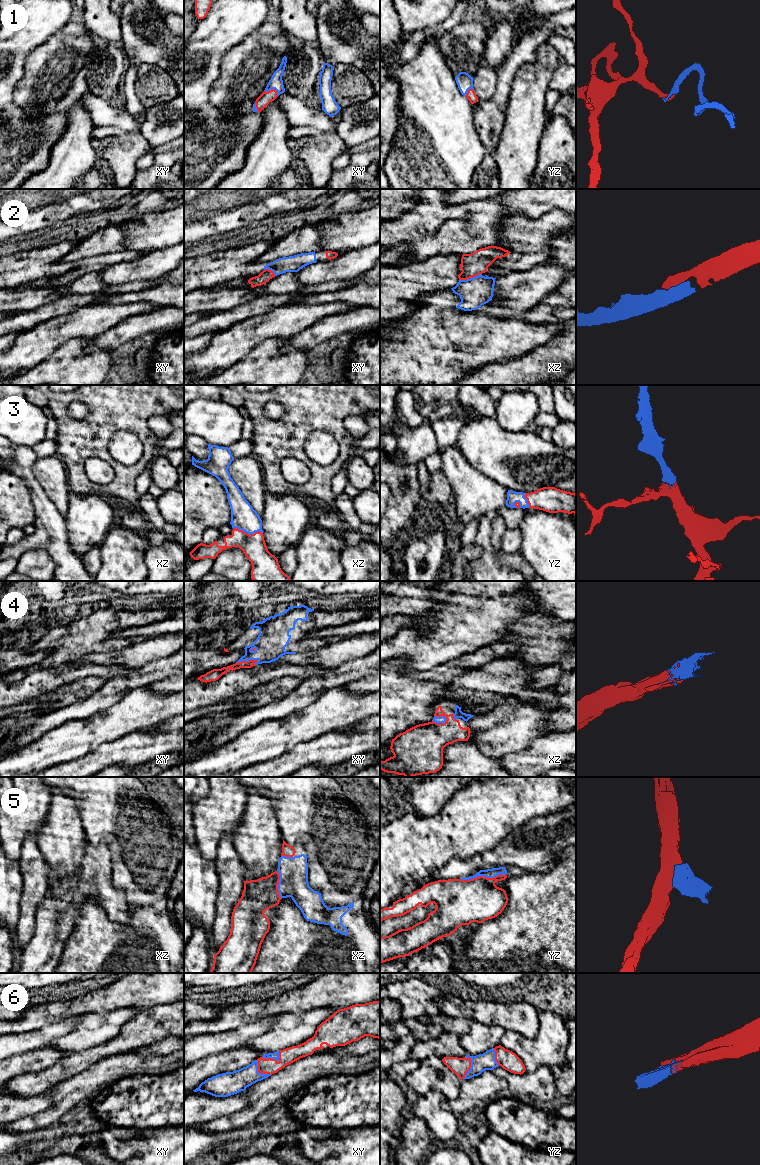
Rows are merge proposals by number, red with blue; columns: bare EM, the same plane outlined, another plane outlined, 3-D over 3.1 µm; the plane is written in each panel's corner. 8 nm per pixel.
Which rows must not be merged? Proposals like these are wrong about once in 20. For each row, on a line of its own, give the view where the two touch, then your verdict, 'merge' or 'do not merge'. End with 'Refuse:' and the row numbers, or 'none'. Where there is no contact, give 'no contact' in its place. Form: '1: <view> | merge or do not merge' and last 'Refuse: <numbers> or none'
1: xy | merge
2: xz | merge
3: xz | merge
4: xy | merge
5: yz | merge
6: xy | merge
Refuse: none

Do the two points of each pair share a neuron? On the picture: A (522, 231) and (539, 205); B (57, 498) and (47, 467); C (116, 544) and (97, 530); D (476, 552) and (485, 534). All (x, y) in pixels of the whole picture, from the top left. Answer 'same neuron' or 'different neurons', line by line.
A: different neurons
B: same neuron
C: different neurons
D: different neurons

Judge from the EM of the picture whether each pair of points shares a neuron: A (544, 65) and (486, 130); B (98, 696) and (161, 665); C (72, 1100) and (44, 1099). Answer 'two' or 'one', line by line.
A: two
B: one
C: two

